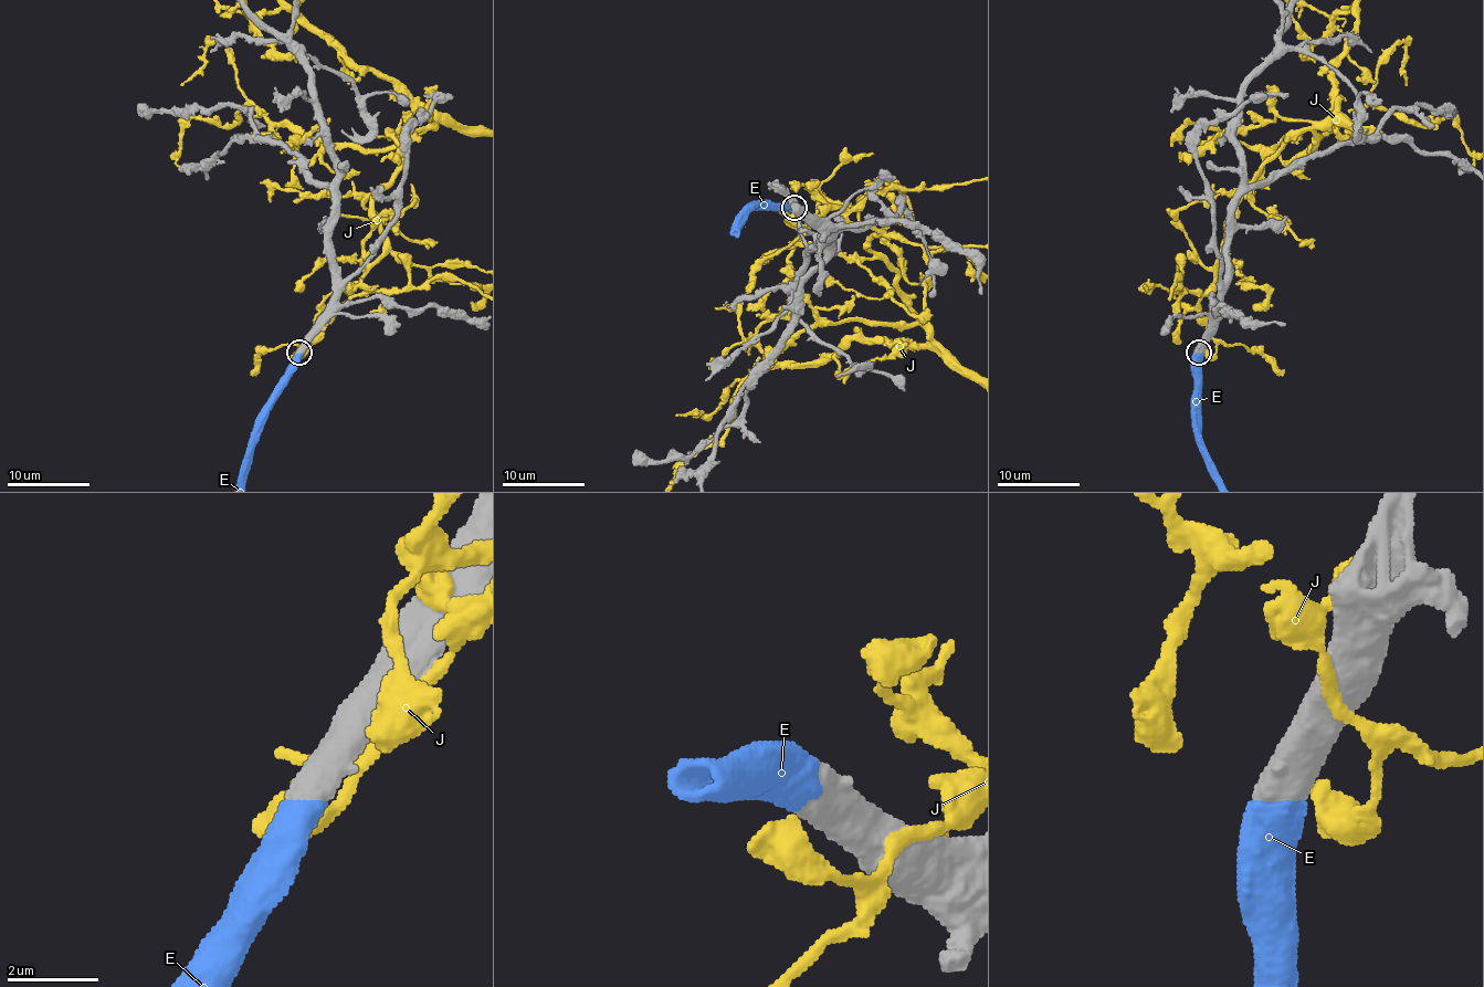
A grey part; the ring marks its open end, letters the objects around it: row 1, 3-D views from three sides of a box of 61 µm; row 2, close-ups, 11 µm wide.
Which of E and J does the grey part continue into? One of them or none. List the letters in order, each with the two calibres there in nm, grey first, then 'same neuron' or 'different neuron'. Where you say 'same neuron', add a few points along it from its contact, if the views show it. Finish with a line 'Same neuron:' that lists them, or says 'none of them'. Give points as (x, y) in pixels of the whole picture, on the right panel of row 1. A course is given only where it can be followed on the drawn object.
E: 700 nm thick on the grey side, 700 nm on the other; same neuron
J: 700 nm thick on the grey side, 500 nm on the other; different neuron
Same neuron: E

